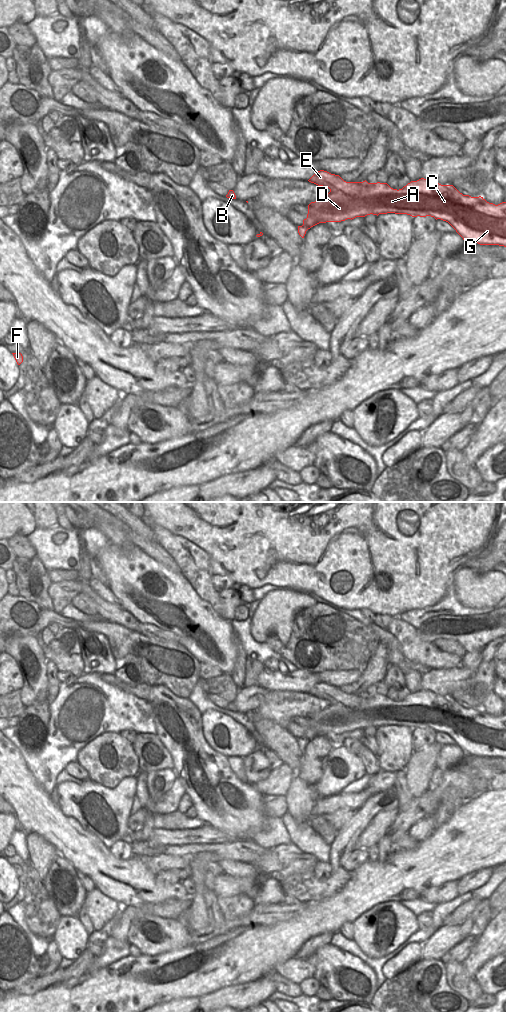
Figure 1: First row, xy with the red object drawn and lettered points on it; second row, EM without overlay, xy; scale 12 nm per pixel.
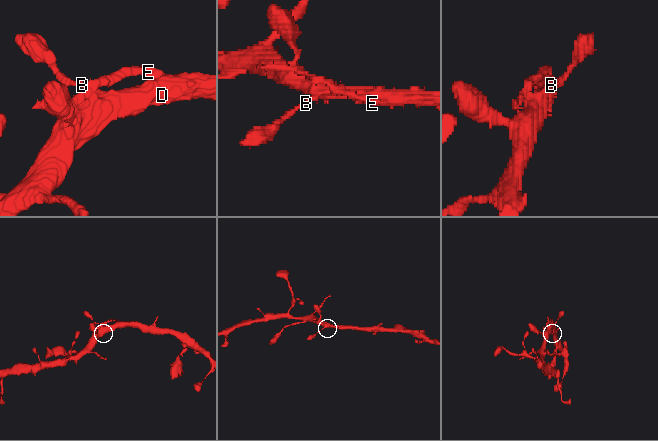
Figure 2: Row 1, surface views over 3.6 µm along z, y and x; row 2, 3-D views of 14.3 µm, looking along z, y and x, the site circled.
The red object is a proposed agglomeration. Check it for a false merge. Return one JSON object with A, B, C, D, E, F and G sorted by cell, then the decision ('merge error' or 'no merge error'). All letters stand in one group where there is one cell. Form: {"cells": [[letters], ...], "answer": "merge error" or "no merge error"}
{"cells": [["A", "B", "C", "D", "E", "F", "G"]], "answer": "no merge error"}

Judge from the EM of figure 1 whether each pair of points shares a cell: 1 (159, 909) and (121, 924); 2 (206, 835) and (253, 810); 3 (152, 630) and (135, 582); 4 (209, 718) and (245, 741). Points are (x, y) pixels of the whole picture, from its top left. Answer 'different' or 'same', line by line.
1: same
2: different
3: different
4: same

